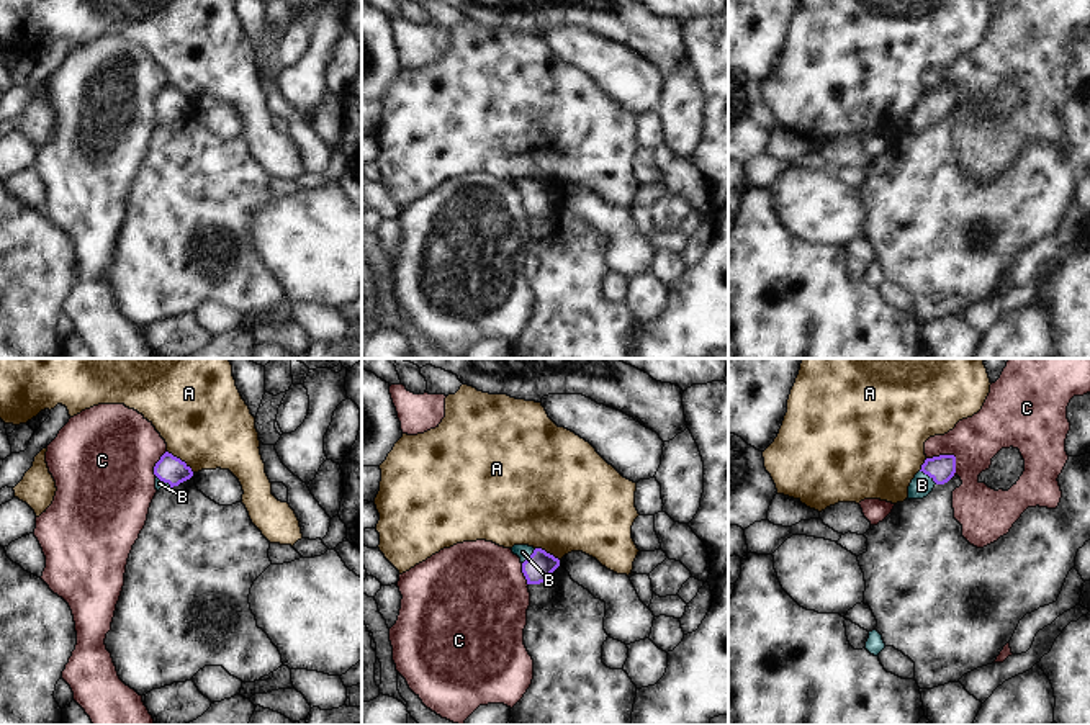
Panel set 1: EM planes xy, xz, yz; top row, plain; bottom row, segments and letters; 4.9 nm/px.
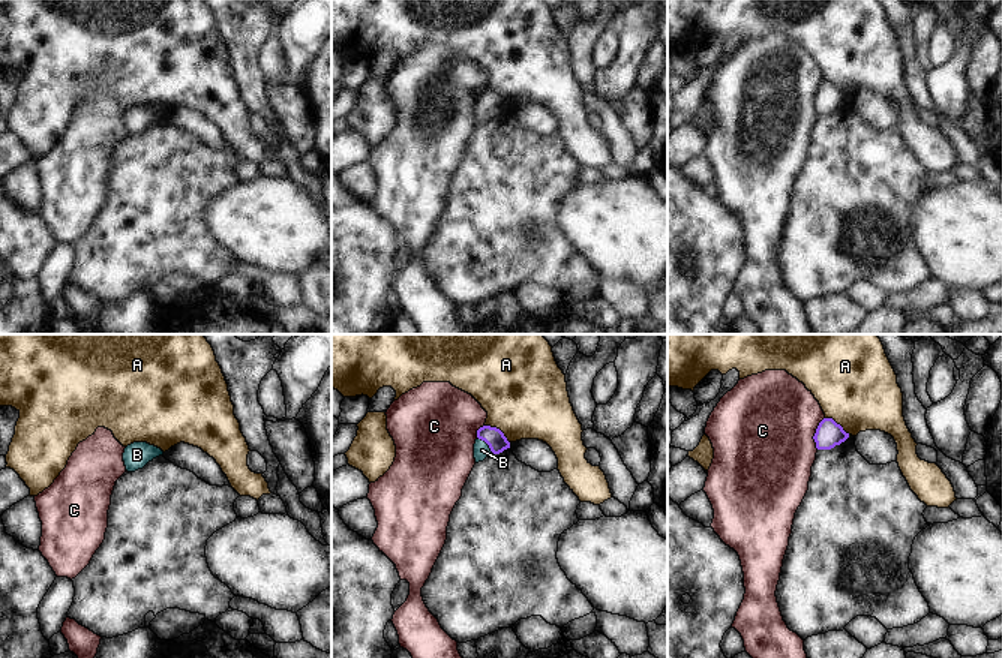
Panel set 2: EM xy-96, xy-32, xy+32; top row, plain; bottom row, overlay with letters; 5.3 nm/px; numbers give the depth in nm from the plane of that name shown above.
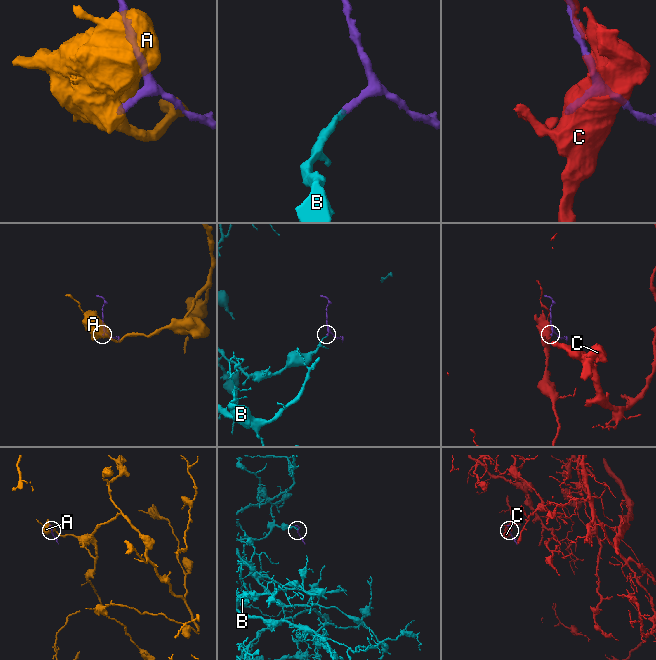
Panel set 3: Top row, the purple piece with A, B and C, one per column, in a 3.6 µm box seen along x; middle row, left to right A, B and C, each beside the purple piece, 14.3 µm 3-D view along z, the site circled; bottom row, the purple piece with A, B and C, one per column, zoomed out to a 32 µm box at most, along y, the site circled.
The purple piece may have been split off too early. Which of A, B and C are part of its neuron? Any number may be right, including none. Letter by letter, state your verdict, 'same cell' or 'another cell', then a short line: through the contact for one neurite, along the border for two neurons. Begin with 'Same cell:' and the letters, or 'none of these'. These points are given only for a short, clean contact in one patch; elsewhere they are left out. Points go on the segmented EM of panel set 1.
Same cell: B
A: another cell
B: same cell; line yz (941, 468), (928, 475), (922, 485)
C: another cell

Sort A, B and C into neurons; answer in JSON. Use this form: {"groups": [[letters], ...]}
{"groups": [["A"], ["B"], ["C"]]}

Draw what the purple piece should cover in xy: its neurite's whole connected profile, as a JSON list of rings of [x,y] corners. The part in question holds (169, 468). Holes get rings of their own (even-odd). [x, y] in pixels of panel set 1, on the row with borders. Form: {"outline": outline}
{"outline": [[[165,452],[155,463],[154,475],[155,489],[159,491],[160,488],[178,486],[180,483],[190,480],[193,476],[193,471],[185,462]]]}

